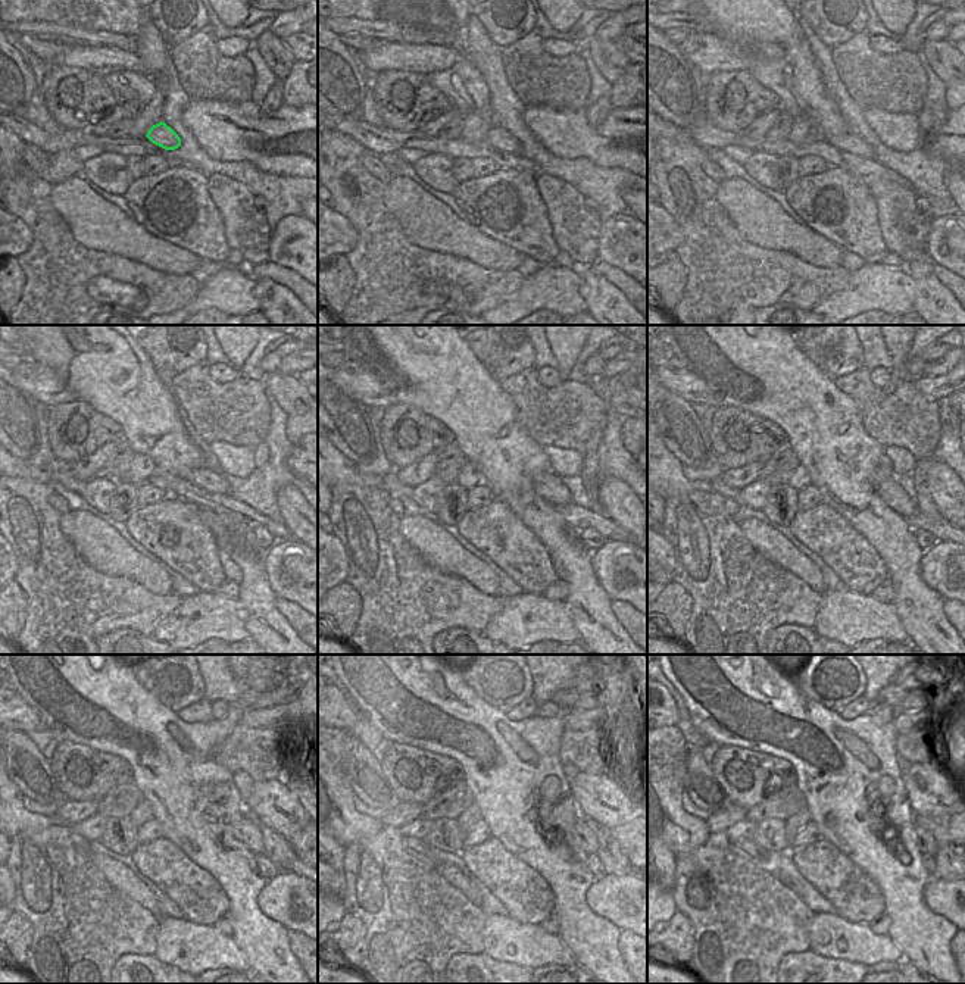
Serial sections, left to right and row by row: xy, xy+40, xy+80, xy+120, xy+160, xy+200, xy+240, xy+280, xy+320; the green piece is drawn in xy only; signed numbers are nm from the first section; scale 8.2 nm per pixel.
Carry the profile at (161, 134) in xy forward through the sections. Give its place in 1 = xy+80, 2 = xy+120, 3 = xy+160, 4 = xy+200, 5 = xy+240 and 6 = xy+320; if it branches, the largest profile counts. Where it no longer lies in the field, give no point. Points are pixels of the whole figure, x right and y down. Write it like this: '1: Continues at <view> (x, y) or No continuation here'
1: Continues at xy+80 (853, 144)
2: Continues at xy+120 (205, 478)
3: Continues at xy+160 (549, 487)
4: Continues at xy+200 (889, 492)
5: Continues at xy+240 (244, 830)
6: Continues at xy+320 (926, 842)

